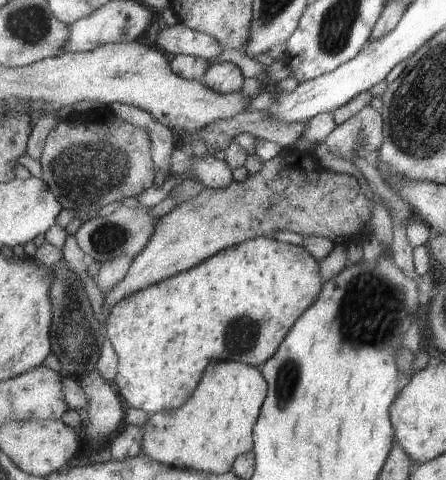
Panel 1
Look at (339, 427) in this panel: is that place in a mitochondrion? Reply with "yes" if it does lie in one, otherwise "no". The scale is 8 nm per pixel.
no

